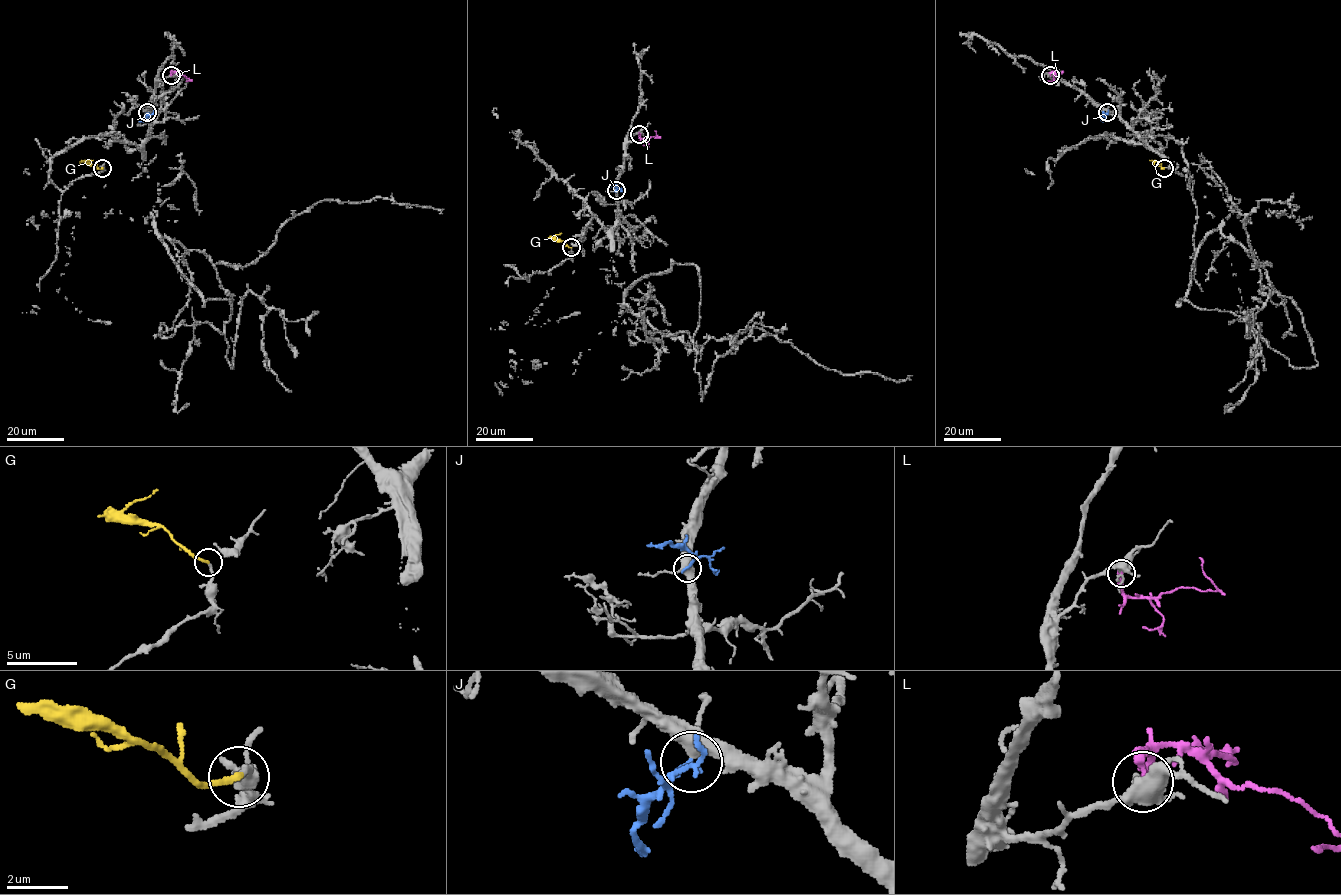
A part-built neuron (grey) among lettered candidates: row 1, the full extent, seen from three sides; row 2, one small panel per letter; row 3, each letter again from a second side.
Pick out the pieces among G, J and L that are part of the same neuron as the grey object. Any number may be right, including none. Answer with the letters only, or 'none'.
G, J

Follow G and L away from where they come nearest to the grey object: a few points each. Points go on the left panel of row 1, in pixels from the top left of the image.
G: (102, 168), (86, 161), (92, 160)
L: (171, 75), (176, 71), (189, 81), (186, 81)

